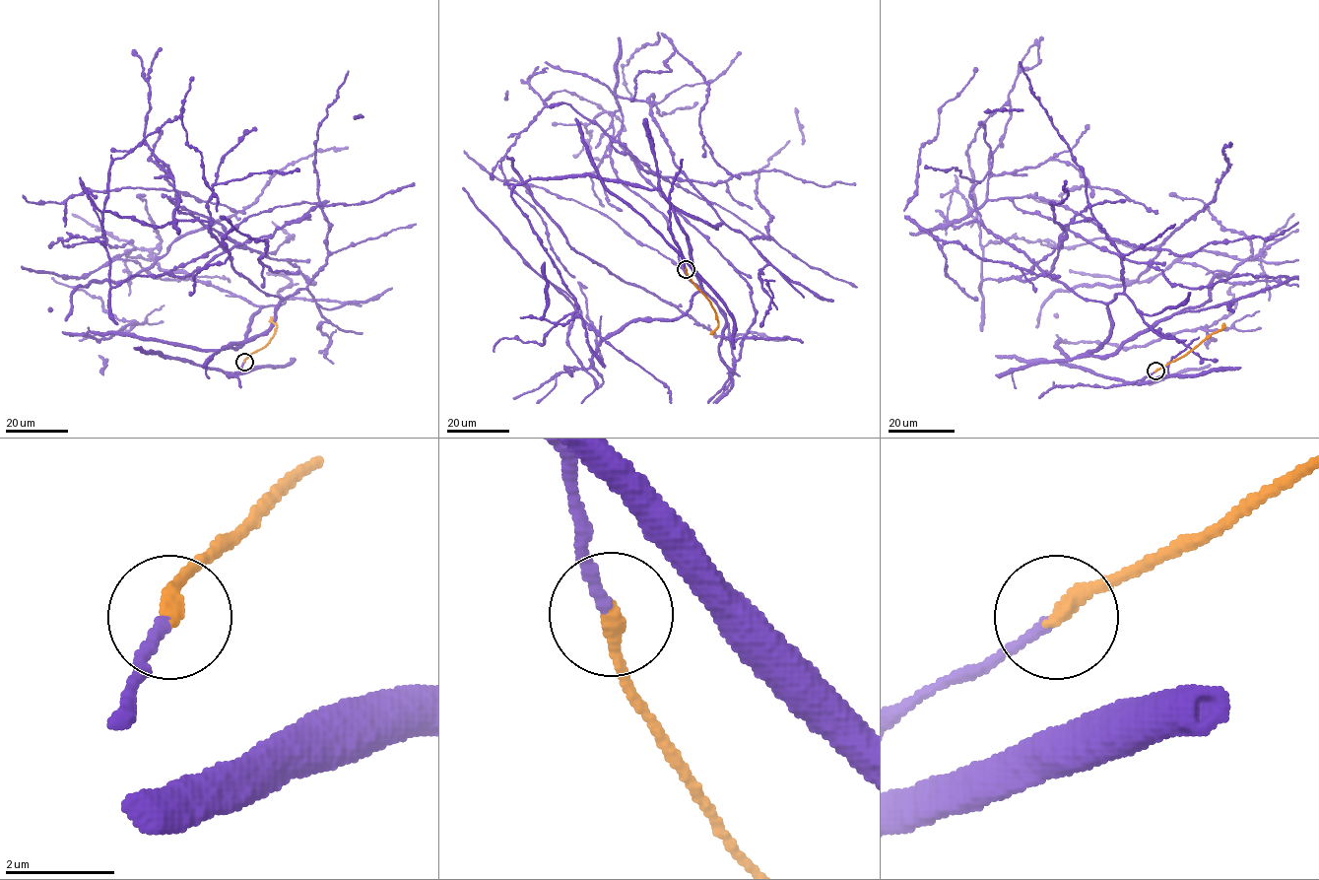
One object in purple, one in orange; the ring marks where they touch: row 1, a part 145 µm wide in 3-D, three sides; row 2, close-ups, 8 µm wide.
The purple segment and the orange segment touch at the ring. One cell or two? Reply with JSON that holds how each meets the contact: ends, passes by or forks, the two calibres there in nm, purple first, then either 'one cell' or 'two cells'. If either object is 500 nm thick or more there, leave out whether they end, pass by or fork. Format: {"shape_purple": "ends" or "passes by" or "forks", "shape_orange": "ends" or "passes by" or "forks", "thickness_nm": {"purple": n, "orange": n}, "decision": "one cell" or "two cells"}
{"shape_purple": "ends", "shape_orange": "ends", "thickness_nm": {"purple": 200, "orange": 320}, "decision": "one cell"}

